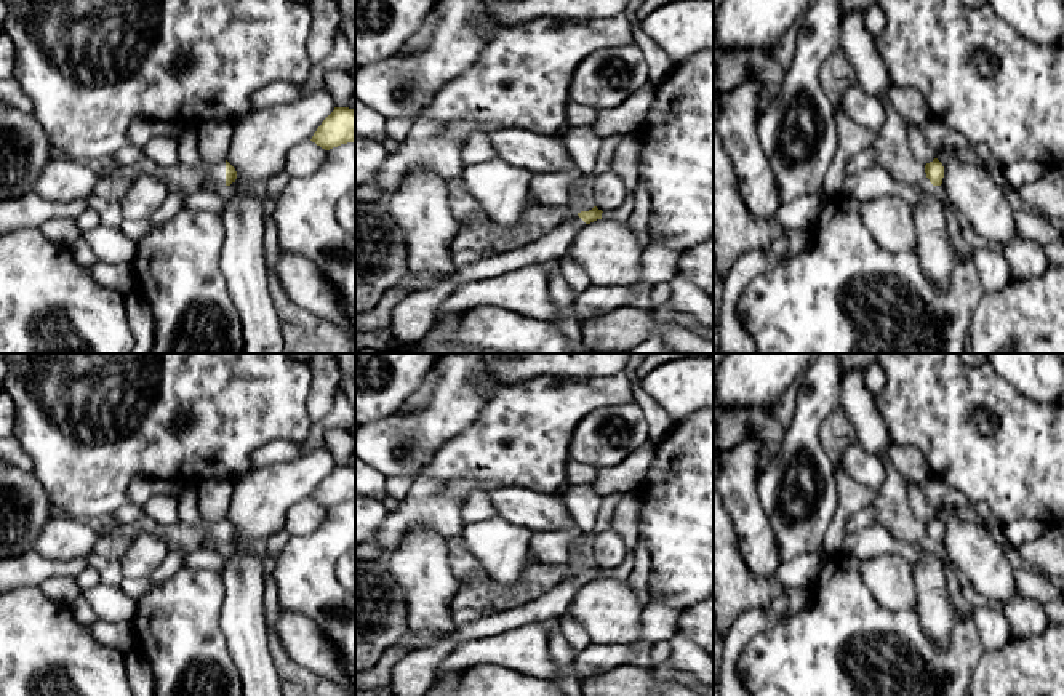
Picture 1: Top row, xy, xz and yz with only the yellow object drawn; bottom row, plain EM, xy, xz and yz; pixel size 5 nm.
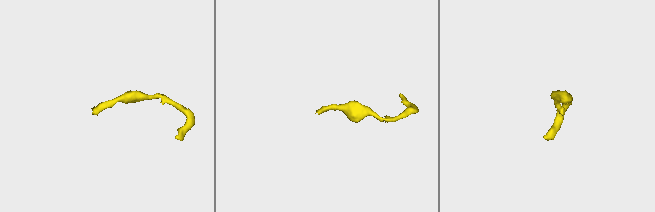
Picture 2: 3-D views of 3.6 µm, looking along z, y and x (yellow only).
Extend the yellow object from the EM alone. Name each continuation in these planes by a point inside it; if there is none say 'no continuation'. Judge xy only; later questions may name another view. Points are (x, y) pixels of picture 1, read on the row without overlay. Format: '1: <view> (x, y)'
1: xy (216, 532)

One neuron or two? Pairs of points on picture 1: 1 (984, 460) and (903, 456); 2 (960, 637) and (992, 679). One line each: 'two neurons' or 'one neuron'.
1: two neurons
2: two neurons

